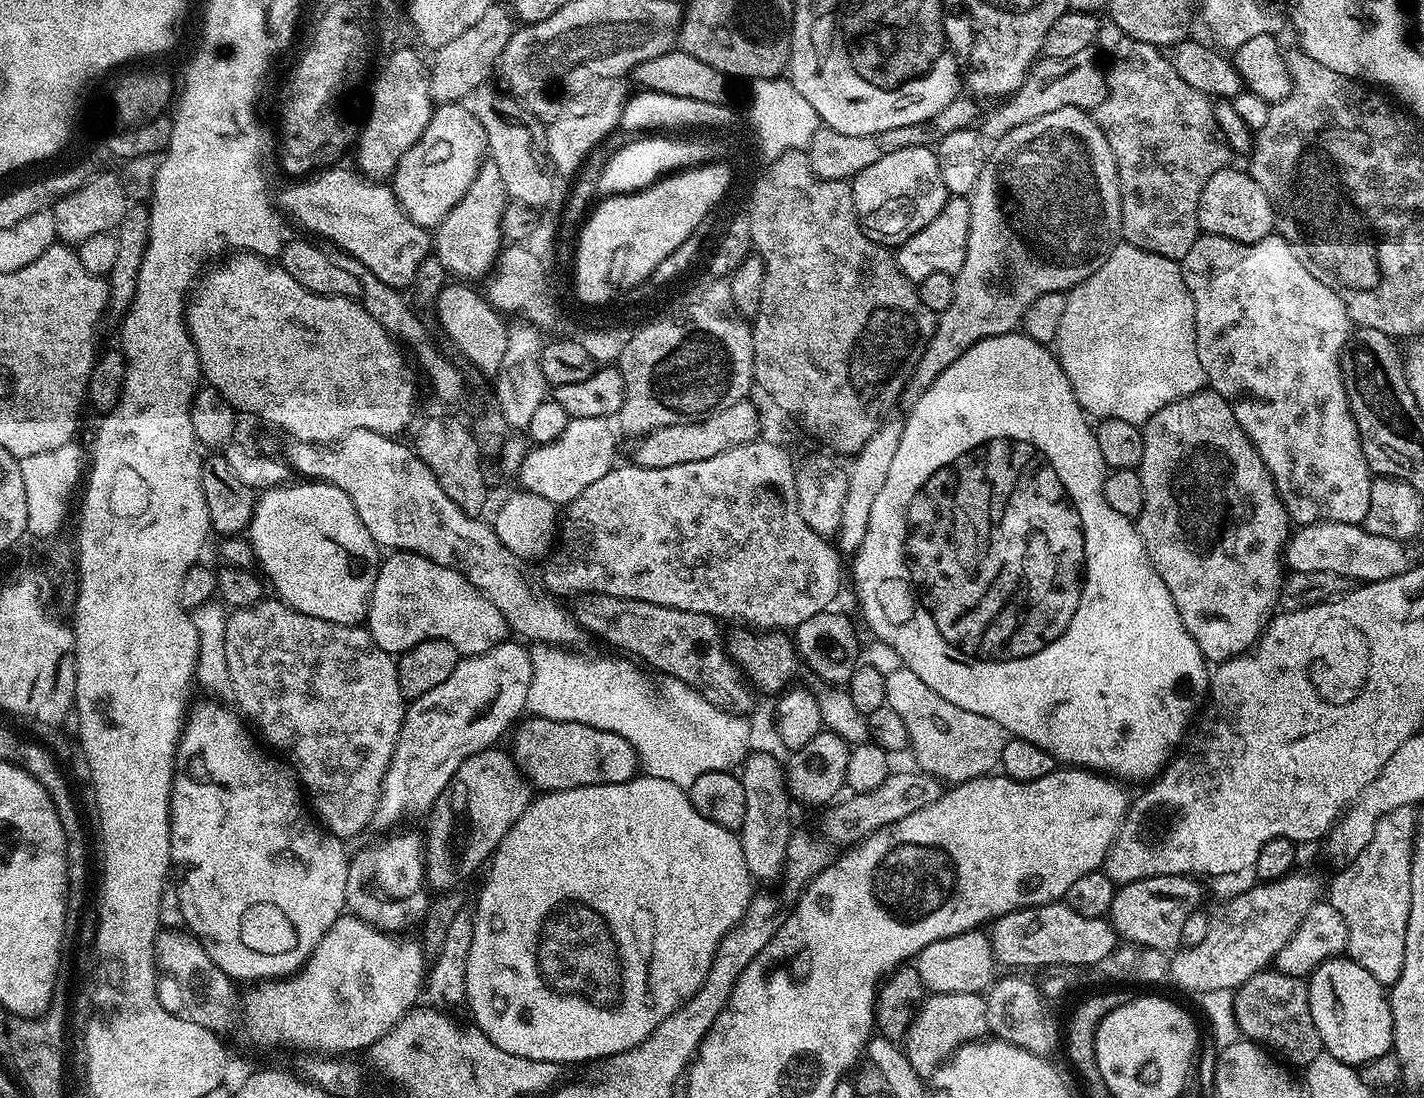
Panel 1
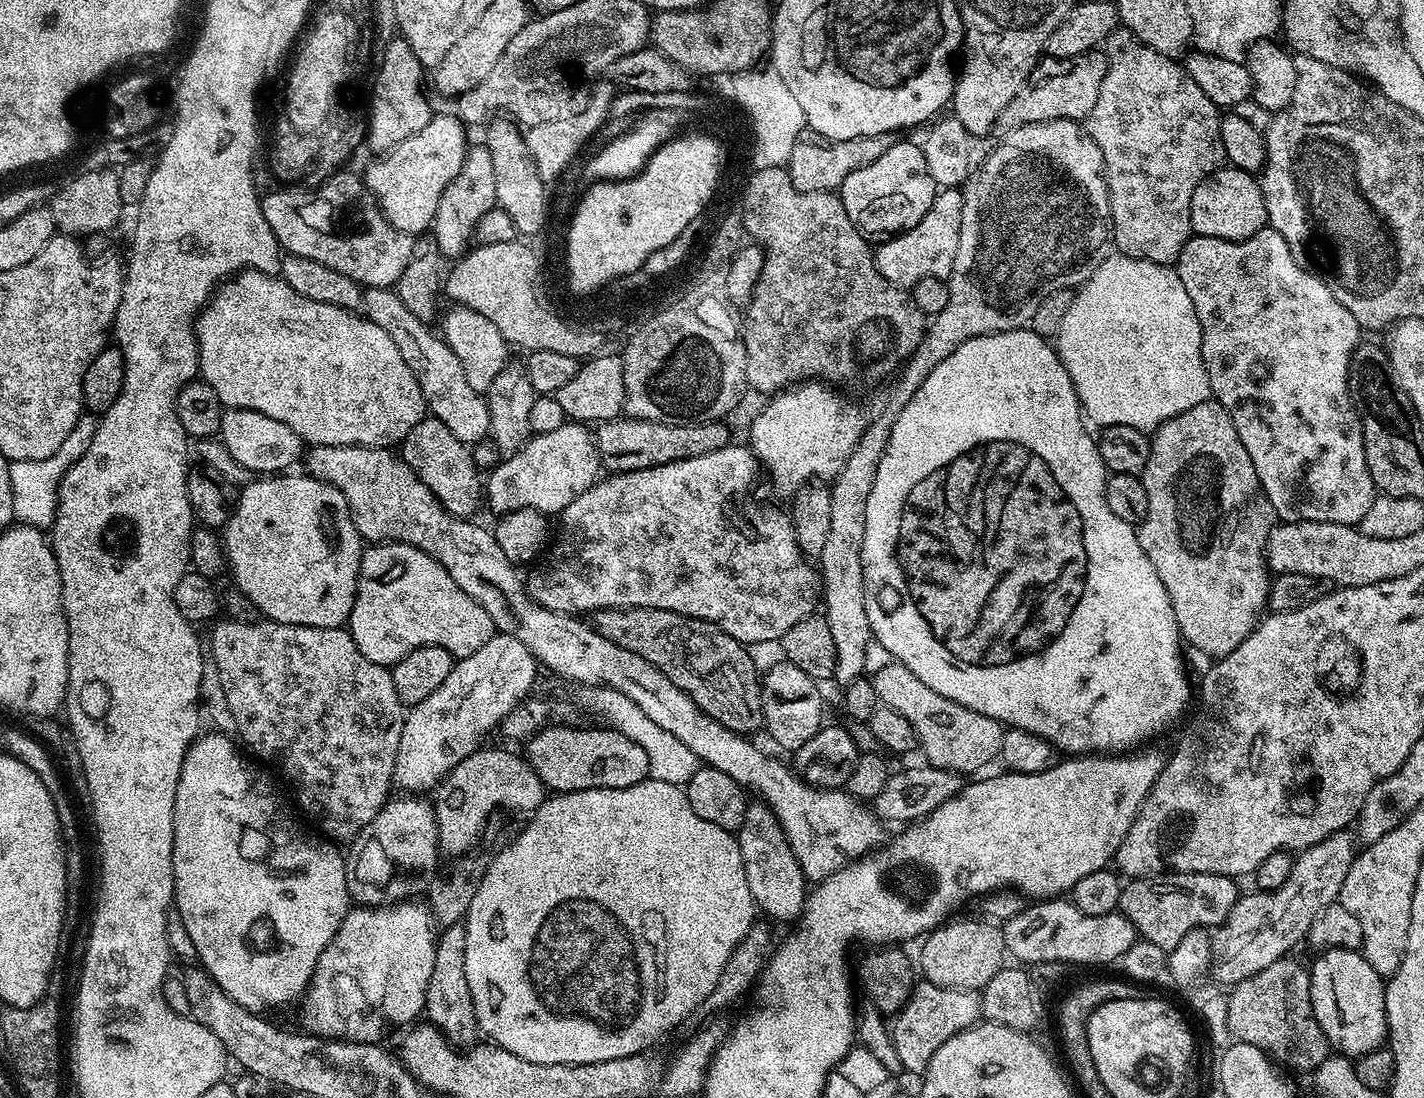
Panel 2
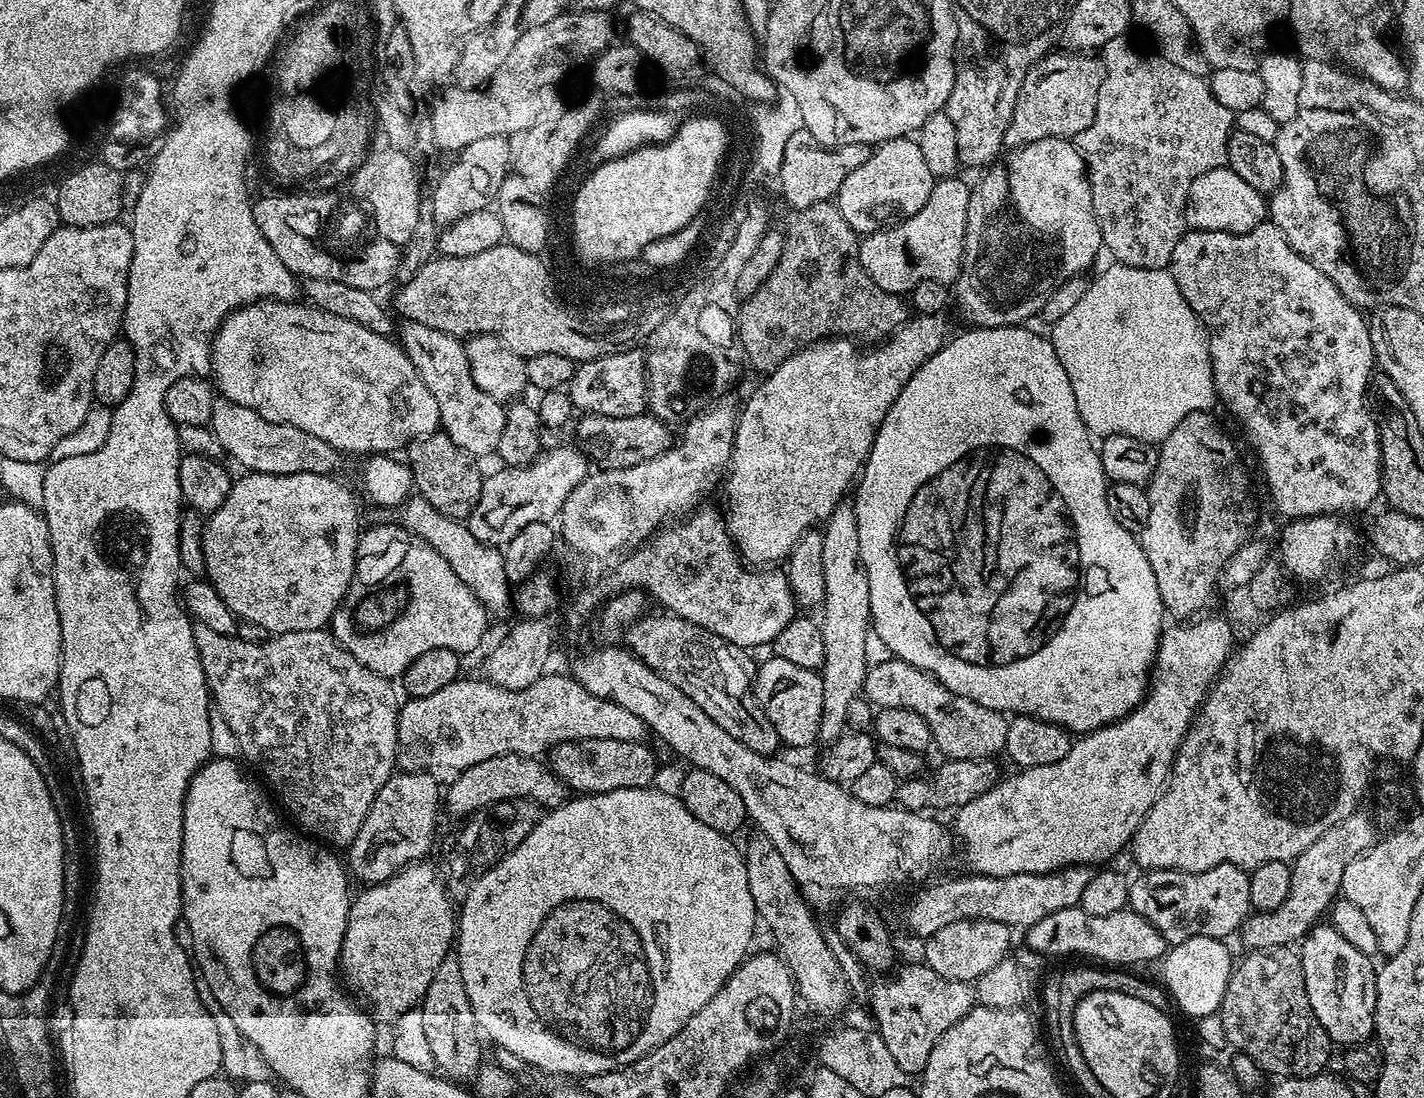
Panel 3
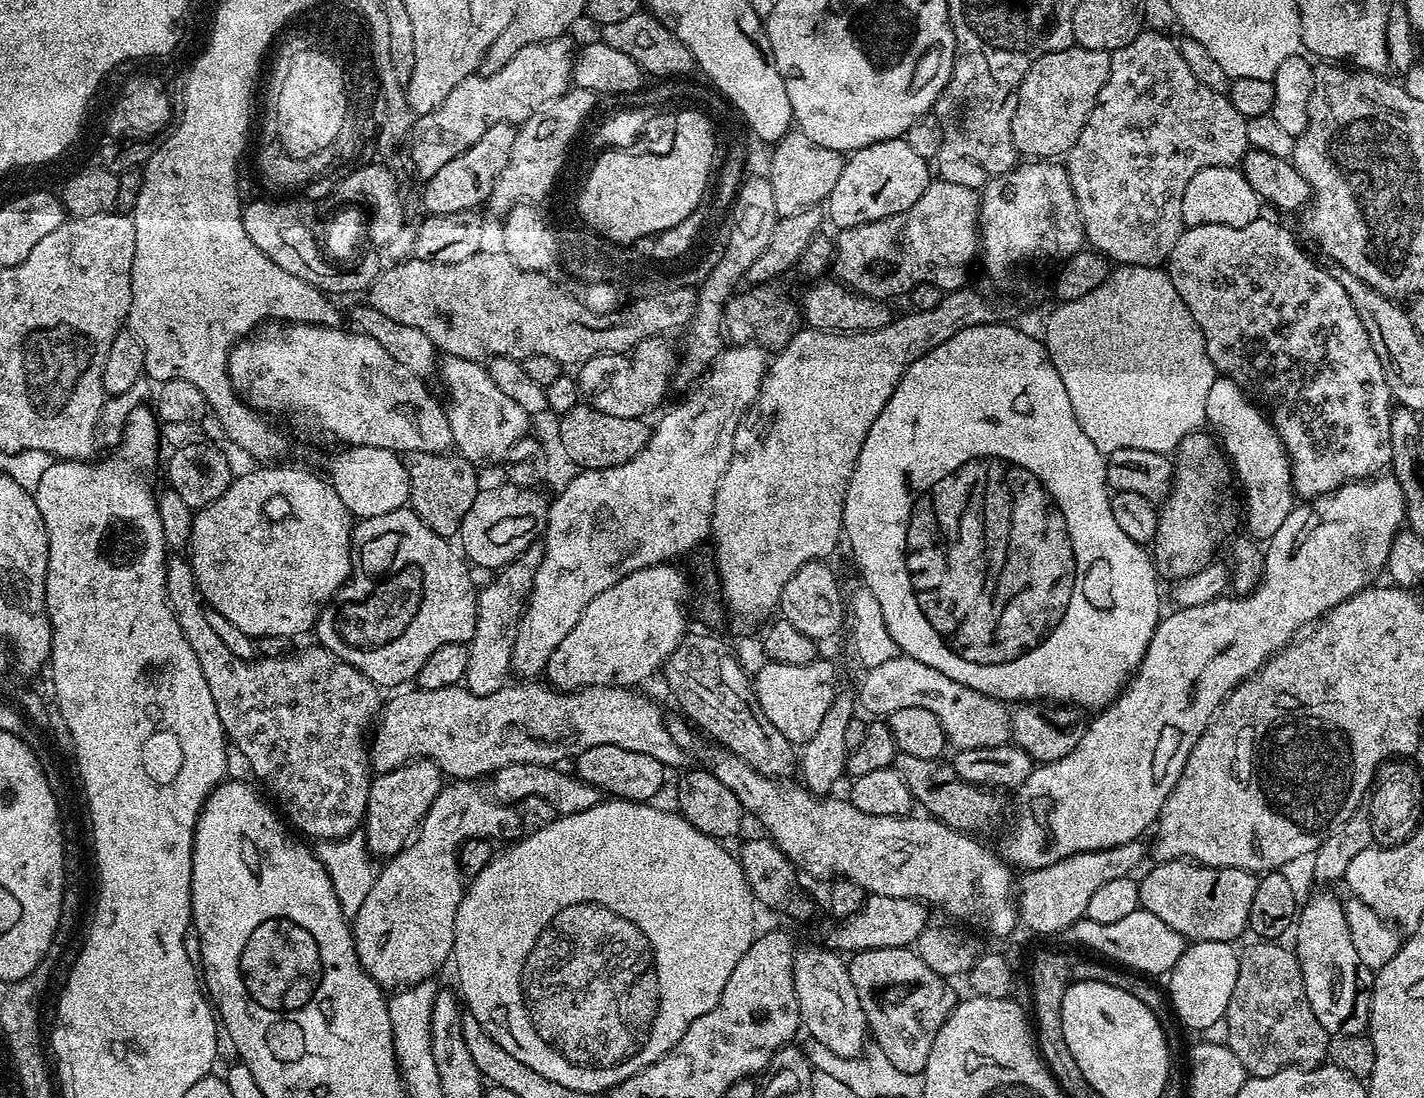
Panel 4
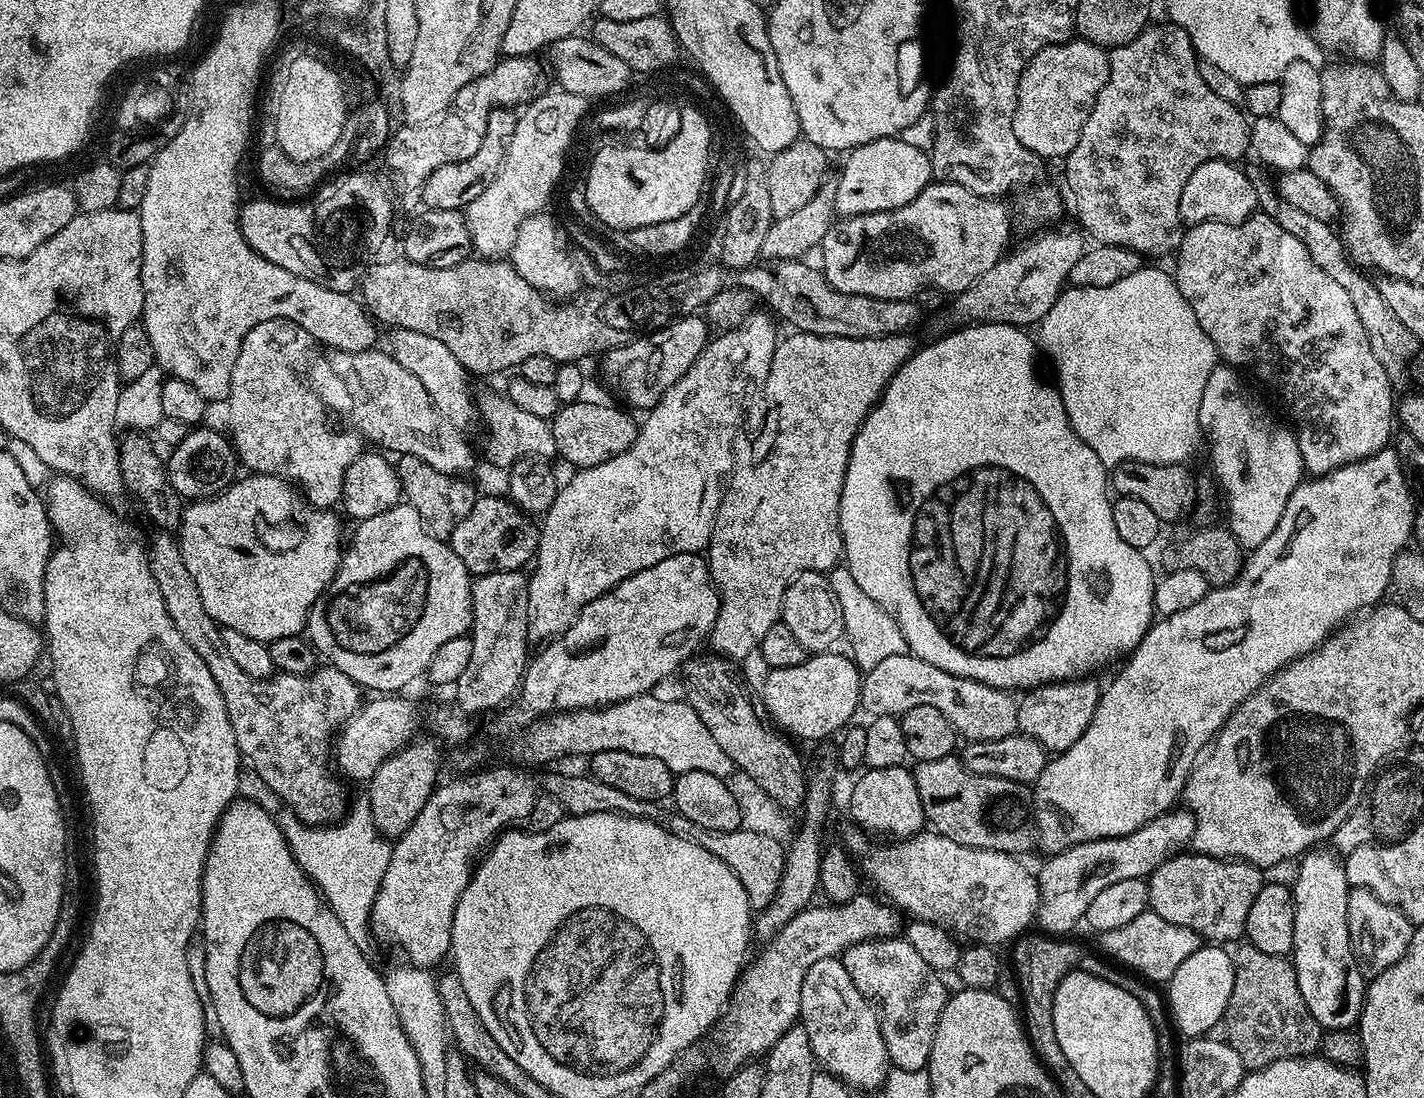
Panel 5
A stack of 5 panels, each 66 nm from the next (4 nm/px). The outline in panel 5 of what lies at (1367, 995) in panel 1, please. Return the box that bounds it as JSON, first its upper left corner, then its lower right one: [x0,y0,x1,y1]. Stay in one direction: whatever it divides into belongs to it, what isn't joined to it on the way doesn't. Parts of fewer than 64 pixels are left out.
[1290,850,1366,1029]

